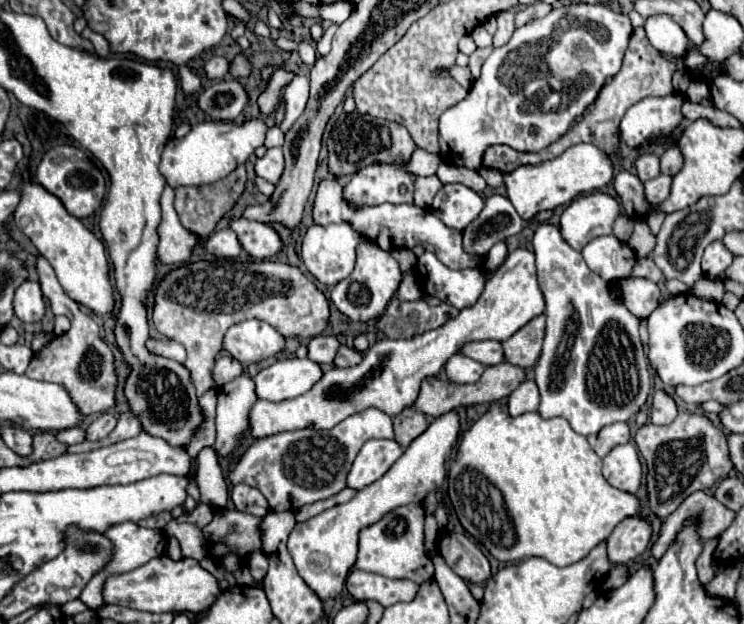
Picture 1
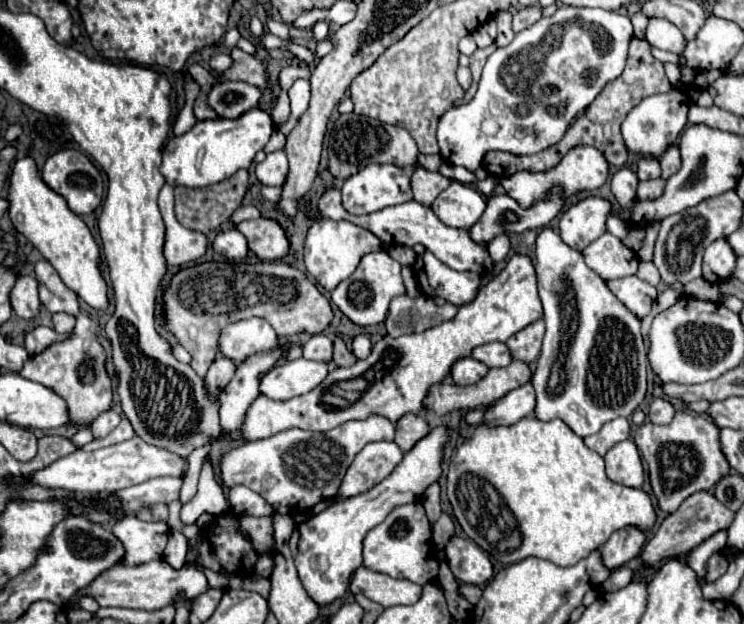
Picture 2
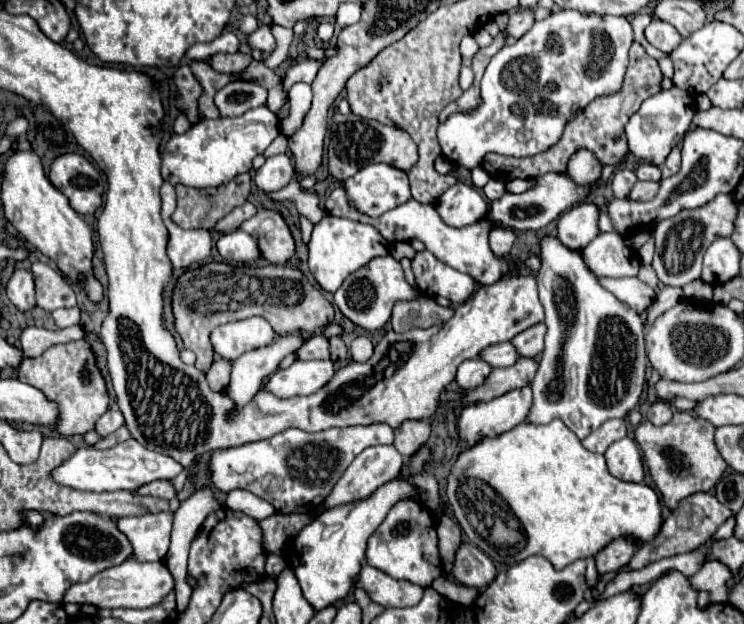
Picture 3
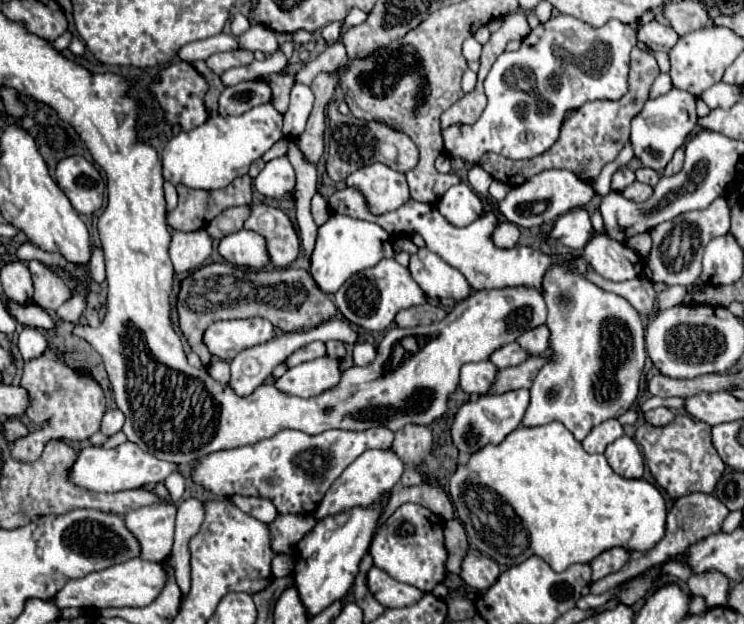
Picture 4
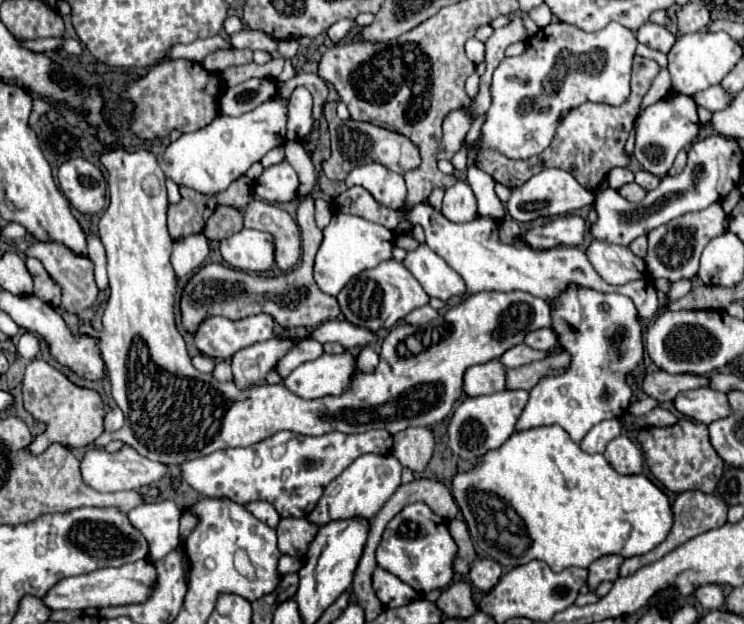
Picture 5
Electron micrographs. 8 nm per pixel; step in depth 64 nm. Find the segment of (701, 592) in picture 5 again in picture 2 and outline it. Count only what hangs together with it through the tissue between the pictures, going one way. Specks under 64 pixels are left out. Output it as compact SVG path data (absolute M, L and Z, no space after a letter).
M714 554L708 560L708 574L706 574L706 582L712 582L716 578L720 578L728 568L728 560L722 554Z

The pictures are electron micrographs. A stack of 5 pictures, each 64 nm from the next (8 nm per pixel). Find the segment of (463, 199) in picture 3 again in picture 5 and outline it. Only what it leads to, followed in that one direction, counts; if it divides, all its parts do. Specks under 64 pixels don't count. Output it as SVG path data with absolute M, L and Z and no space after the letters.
M456 182L452 188L446 190L444 194L444 202L442 202L442 214L450 220L450 222L472 222L478 212L476 212L476 196L472 192L472 188L466 182Z

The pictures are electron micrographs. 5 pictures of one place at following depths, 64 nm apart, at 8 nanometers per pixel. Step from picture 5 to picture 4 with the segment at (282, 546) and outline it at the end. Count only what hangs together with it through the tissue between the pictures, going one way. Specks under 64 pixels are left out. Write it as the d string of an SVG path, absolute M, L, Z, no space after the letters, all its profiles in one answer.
M278 514L274 522L268 524L272 550L276 554L296 554L296 544L306 532L316 524L312 514Z

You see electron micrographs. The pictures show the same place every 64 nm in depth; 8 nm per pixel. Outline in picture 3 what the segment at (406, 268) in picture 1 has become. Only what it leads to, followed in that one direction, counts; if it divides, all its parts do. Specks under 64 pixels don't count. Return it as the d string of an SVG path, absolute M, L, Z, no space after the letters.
M394 242L394 244L390 244L388 246L388 250L390 250L390 256L394 256L396 260L402 260L402 258L414 258L414 248L408 244L408 242Z

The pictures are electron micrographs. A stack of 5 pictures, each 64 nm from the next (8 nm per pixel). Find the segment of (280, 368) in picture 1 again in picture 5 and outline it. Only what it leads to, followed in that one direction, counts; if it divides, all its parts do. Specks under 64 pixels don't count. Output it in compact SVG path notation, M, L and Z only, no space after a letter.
M348 352L336 356L322 354L312 362L300 364L282 380L282 384L296 396L312 400L328 394L342 394L354 372L356 356Z

